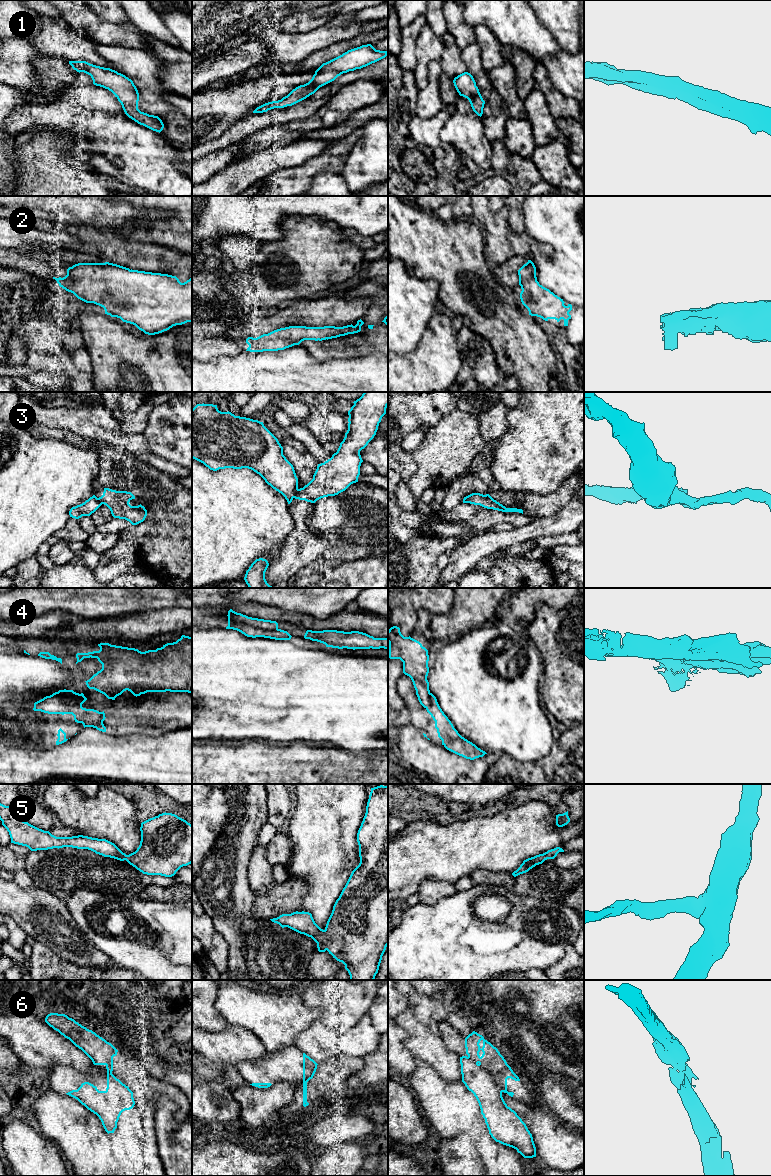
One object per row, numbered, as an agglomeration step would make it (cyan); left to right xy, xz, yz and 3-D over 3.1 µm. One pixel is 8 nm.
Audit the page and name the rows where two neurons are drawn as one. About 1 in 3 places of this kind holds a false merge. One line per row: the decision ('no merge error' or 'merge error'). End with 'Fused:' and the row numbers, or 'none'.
1: no merge error
2: no merge error
3: merge error
4: merge error
5: no merge error
6: merge error
Fused: 3, 4, 6

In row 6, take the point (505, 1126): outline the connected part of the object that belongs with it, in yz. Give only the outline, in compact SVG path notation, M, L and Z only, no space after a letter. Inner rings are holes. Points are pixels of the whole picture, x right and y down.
M467 1056L460 1057L460 1064L462 1082L476 1097L491 1137L496 1142L516 1149L524 1158L536 1157L532 1134L517 1113L507 1106L502 1097L501 1088L495 1083L490 1073Z

